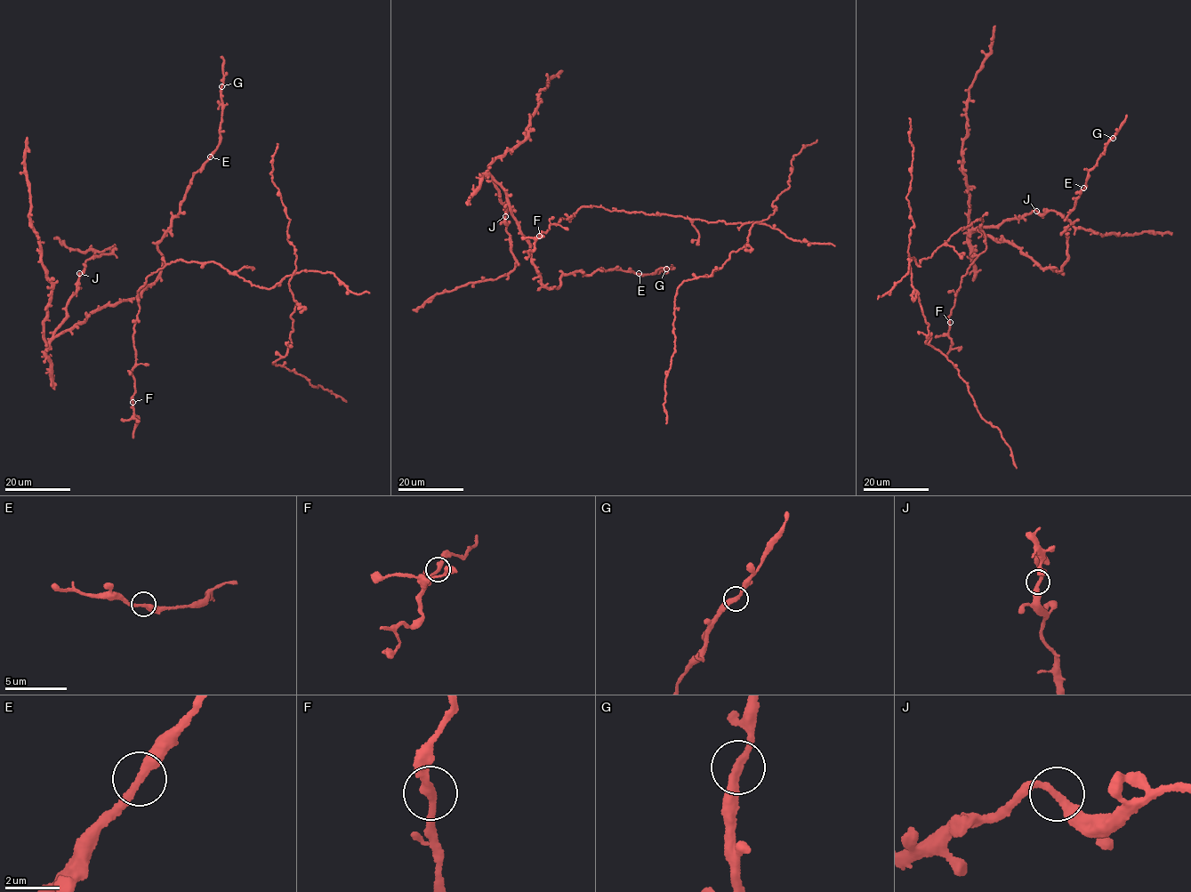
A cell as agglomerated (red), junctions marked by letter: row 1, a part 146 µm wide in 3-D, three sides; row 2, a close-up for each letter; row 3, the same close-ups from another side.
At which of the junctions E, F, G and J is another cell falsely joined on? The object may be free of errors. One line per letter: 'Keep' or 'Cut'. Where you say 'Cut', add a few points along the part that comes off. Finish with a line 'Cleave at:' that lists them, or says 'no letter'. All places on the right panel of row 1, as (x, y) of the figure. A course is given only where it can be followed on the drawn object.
E: Keep
F: Keep
G: Keep
J: Keep
Cleave at: no letter

